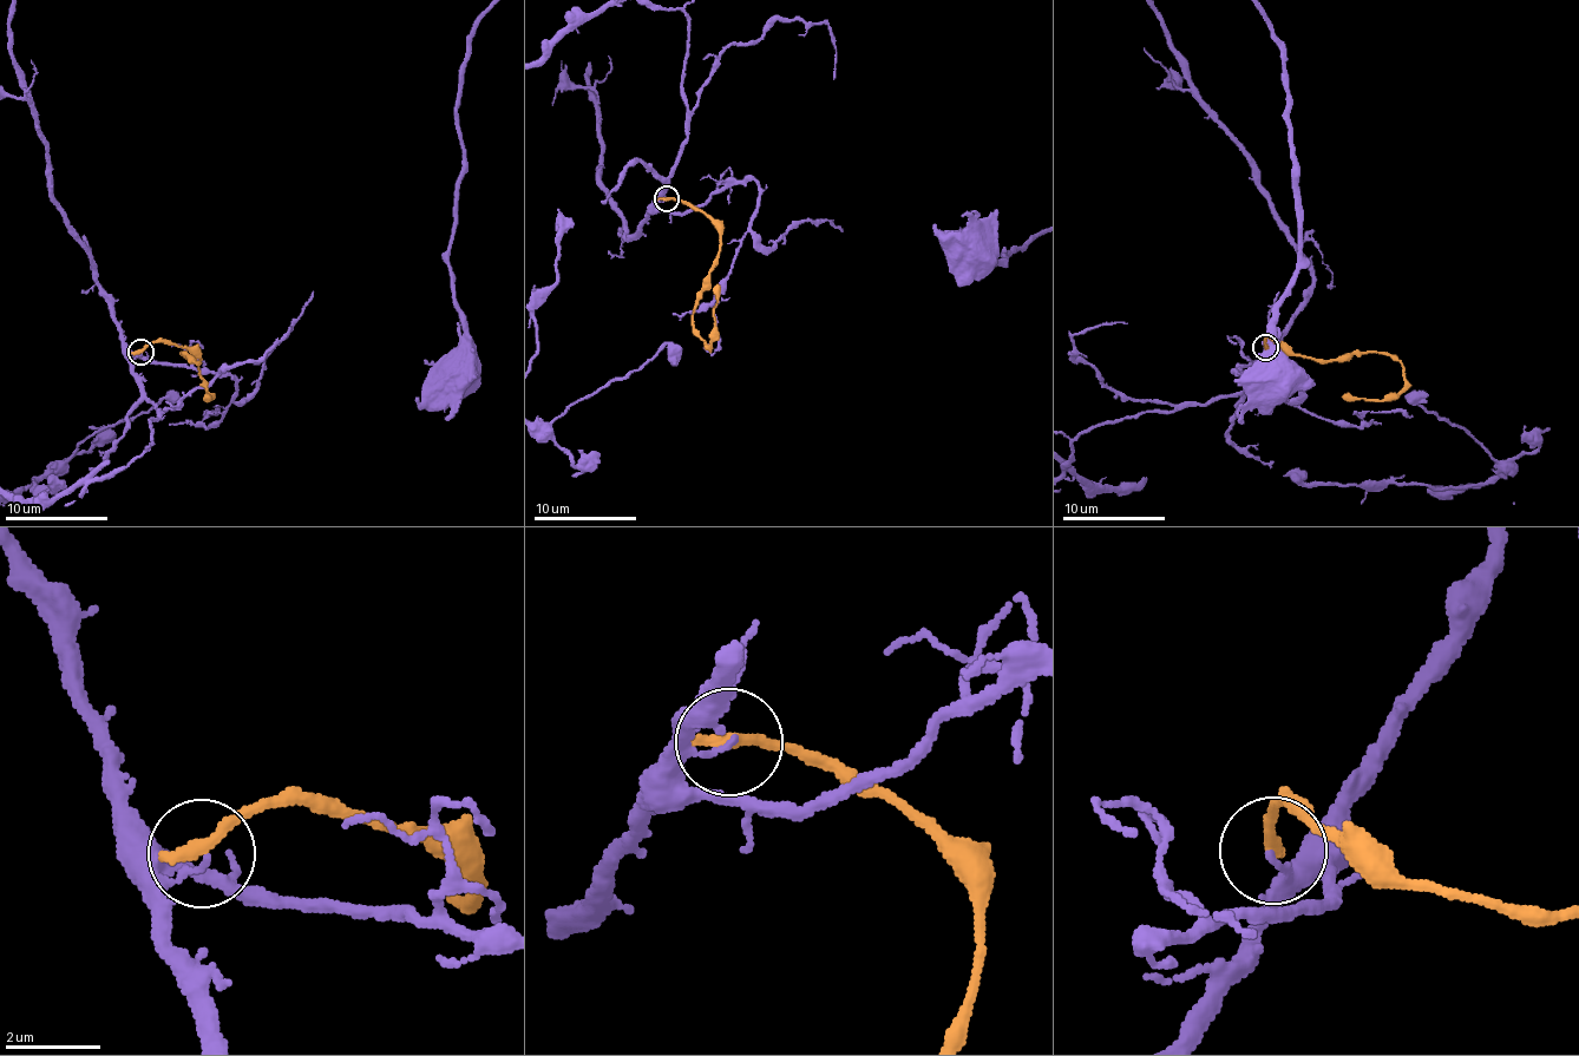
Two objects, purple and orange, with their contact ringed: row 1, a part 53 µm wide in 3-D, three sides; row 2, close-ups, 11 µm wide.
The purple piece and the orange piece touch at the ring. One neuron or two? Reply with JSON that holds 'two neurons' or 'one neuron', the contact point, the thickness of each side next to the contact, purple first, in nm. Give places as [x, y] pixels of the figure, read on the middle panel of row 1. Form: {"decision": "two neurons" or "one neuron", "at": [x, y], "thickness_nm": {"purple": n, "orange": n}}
{"decision": "two neurons", "at": [667, 198], "thickness_nm": {"purple": 110, "orange": 340}}

